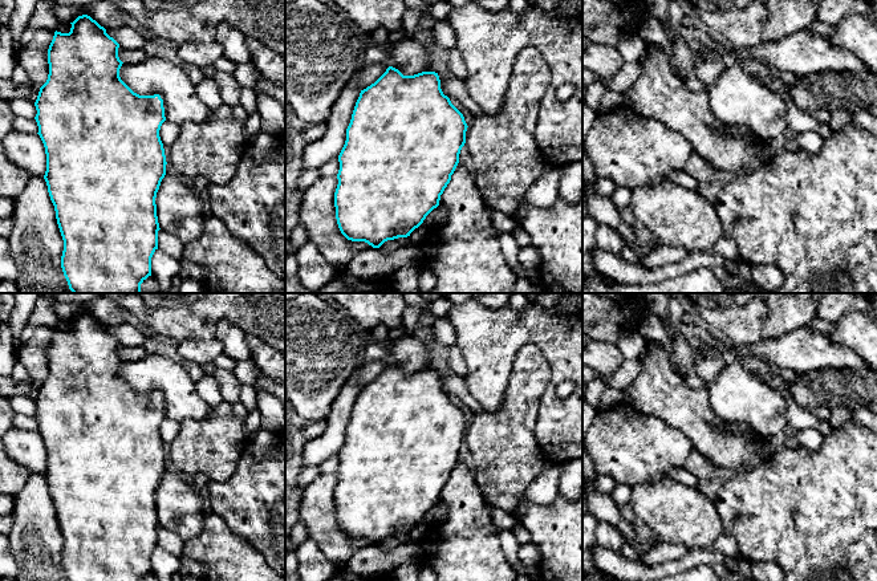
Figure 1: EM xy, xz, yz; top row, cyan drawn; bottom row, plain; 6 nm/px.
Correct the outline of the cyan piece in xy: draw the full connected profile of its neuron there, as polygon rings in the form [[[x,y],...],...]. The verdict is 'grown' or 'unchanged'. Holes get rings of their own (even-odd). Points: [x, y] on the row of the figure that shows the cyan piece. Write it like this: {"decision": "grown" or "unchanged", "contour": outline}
{"decision": "unchanged", "contour": [[[88,15],[78,16],[72,24],[69,33],[54,32],[48,49],[49,74],[40,88],[34,102],[37,114],[38,135],[46,154],[46,171],[44,179],[48,186],[50,200],[54,206],[57,224],[64,240],[61,268],[73,293],[141,293],[141,284],[151,276],[151,257],[158,249],[159,223],[157,216],[155,198],[161,182],[166,175],[166,155],[159,137],[162,123],[166,121],[163,99],[159,94],[139,96],[134,93],[119,77],[122,61],[118,57],[119,44],[106,33],[96,20]]]}

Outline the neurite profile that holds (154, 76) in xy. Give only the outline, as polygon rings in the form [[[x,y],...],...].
[[[147,56],[138,64],[122,64],[119,77],[139,96],[159,94],[166,121],[178,126],[204,123],[211,115],[212,110],[199,99],[186,72],[167,60]]]

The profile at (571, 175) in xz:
[[[582,162],[560,167],[559,196],[574,204],[582,196]]]

